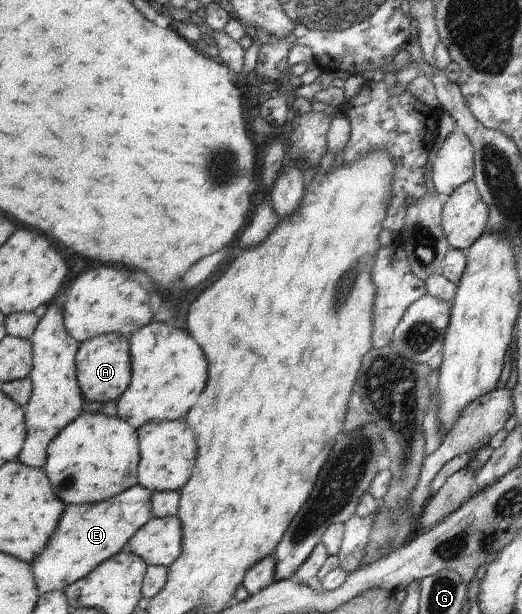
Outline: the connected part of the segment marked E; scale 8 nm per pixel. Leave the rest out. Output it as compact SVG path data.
M138 484L112 497L108 501L100 503L67 504L63 519L60 520L59 528L52 536L51 543L44 549L44 553L32 564L35 571L36 581L42 594L52 591L64 592L67 587L80 581L83 577L90 575L94 569L99 568L104 561L108 561L117 553L127 547L128 541L132 539L153 517L152 494L150 489Z

